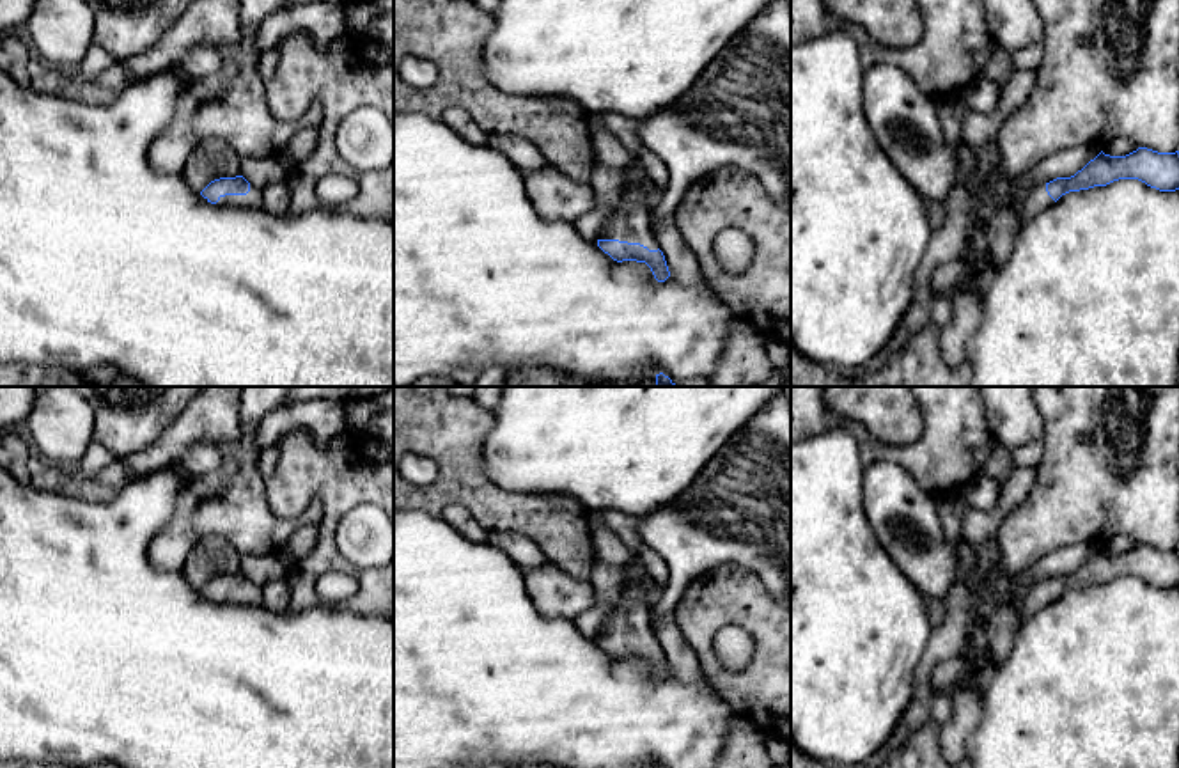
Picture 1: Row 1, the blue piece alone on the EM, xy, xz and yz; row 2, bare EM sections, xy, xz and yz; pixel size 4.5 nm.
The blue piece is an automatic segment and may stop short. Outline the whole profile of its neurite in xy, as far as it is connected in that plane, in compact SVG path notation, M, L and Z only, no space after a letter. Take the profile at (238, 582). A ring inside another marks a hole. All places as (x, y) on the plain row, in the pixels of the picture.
M243 573L215 576L200 592L216 603L262 605L262 587L254 585Z

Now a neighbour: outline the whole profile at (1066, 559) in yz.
M1076 543L1071 546L1060 546L1035 564L1009 575L1012 585L1034 585L1046 582L1057 575L1071 575L1081 568L1090 557L1094 557L1101 546L1094 543Z

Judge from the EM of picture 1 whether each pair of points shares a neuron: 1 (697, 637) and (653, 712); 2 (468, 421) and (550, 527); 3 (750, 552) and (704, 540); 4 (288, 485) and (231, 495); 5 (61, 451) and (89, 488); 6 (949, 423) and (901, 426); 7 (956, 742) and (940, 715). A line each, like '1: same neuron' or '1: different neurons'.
1: different neurons
2: same neuron
3: same neuron
4: different neurons
5: different neurons
6: different neurons
7: different neurons

